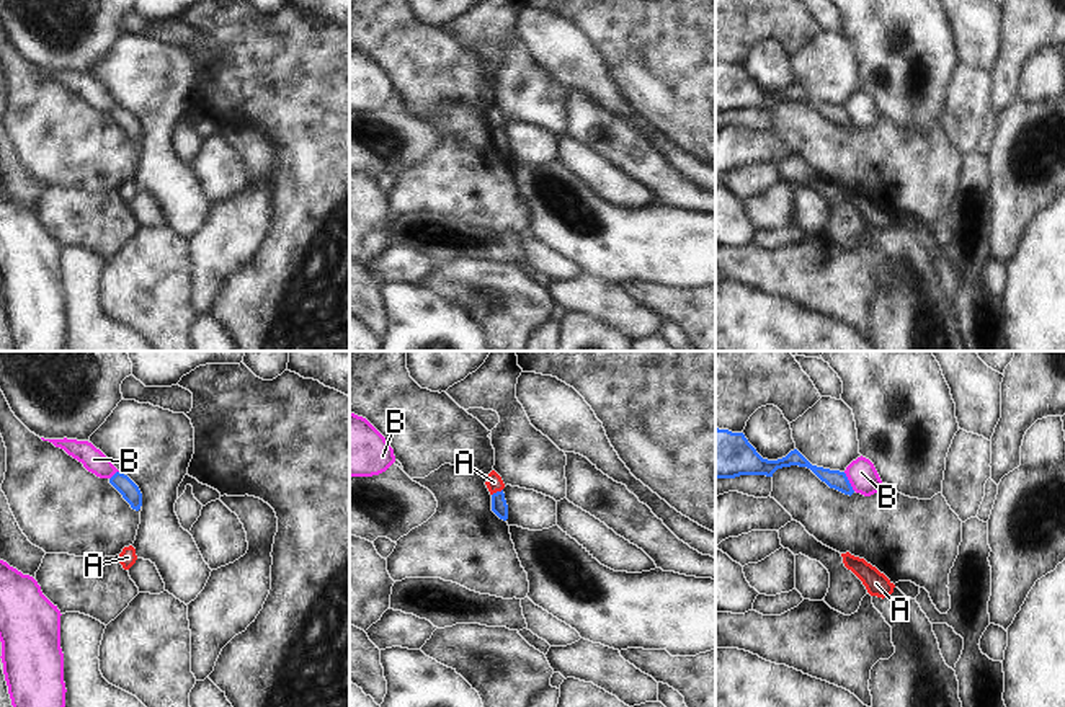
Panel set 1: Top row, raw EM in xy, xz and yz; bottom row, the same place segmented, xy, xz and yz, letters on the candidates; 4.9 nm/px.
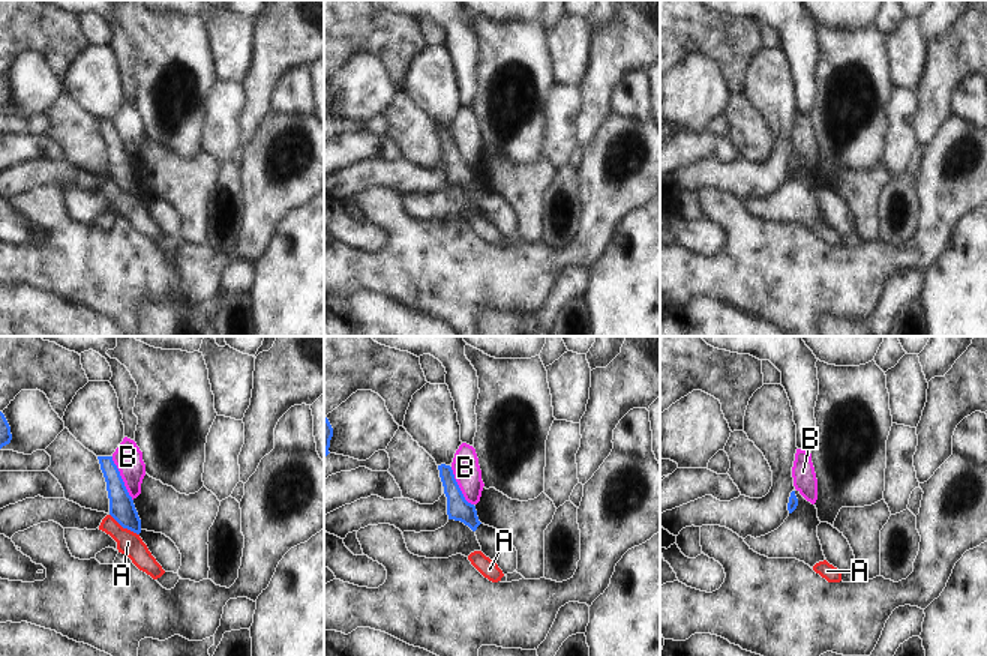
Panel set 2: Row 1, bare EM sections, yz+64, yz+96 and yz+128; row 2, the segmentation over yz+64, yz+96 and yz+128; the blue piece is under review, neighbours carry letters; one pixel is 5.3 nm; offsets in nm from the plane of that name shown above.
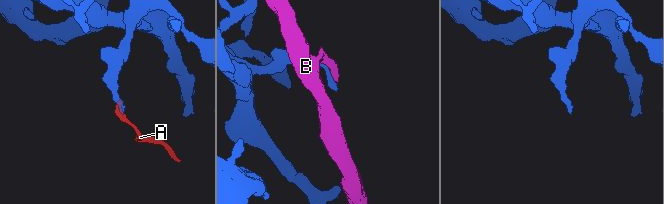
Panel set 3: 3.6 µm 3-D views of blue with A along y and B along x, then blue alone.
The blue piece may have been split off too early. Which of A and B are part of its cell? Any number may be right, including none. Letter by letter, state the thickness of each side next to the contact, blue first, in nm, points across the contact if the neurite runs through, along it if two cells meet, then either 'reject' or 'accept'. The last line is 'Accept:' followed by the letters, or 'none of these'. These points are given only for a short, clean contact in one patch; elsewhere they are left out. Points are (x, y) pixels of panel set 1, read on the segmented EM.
A: 80 nm thick on the blue side, 80 nm on the other; border along xz (502, 489), (492, 495); reject
B: 90 nm thick on the blue side, 140 nm on the other; border along yz (843, 472), (855, 490); reject
Accept: none of these

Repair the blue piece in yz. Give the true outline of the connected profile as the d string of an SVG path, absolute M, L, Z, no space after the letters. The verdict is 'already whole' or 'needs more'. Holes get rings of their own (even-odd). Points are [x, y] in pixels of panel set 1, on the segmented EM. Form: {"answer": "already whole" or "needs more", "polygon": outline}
{"answer": "already whole", "polygon": "M715 428L715 480L740 475L773 477L778 469L791 465L810 469L830 488L844 495L854 493L844 472L812 465L797 449L782 459L768 460L756 452L743 433Z"}

